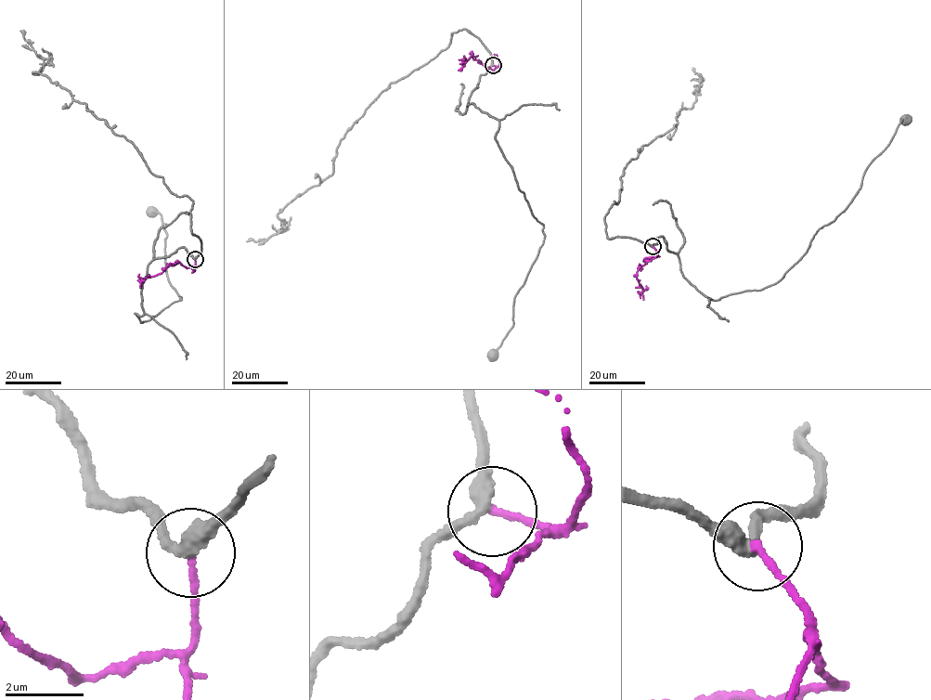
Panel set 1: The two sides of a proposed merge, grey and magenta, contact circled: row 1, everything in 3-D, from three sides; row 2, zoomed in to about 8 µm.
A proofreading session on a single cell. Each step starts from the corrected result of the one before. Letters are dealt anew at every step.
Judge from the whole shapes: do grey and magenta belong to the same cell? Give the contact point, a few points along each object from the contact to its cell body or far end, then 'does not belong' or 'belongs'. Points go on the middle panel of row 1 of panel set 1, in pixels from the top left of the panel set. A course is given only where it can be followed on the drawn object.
at (493, 65); grey runs (492, 65), (468, 105), (499, 122), (495, 139), (545, 238), (514, 297), (513, 325), (491, 354); magenta runs (493, 65), (497, 67), (493, 70), (481, 63), (472, 53), (463, 63), (466, 62); does not belong

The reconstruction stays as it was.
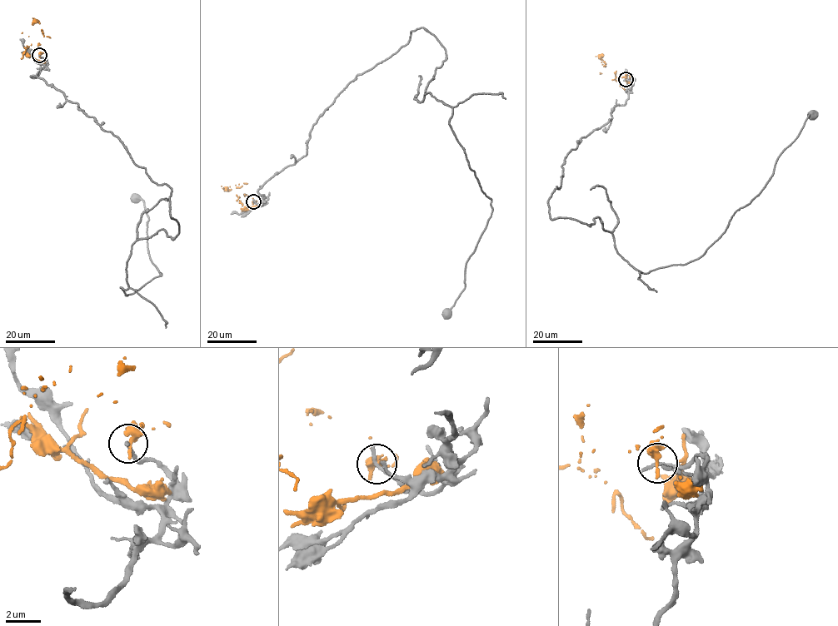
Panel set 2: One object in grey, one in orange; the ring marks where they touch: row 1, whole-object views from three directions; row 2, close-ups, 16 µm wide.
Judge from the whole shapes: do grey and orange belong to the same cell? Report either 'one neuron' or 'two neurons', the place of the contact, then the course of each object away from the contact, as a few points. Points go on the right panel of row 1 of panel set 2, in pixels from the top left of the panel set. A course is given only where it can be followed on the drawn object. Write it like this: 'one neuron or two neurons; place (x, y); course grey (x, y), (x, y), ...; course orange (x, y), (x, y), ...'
two neurons; place (626, 79); course grey (626, 79), (626, 103), (567, 154), (548, 201), (552, 219), (601, 219), (646, 274), (703, 255), (811, 113); course orange (626, 79), (630, 82), (622, 86), (615, 80), (614, 72), (606, 66), (603, 56), (596, 56)

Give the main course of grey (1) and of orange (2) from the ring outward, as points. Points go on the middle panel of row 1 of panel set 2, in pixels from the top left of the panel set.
1: (254, 202), (306, 155), (341, 91), (426, 29), (446, 59), (425, 94), (453, 109), (492, 211), (446, 313)
2: (254, 202), (259, 204), (248, 207), (239, 201), (238, 197), (244, 194), (241, 186), (231, 190), (221, 186)

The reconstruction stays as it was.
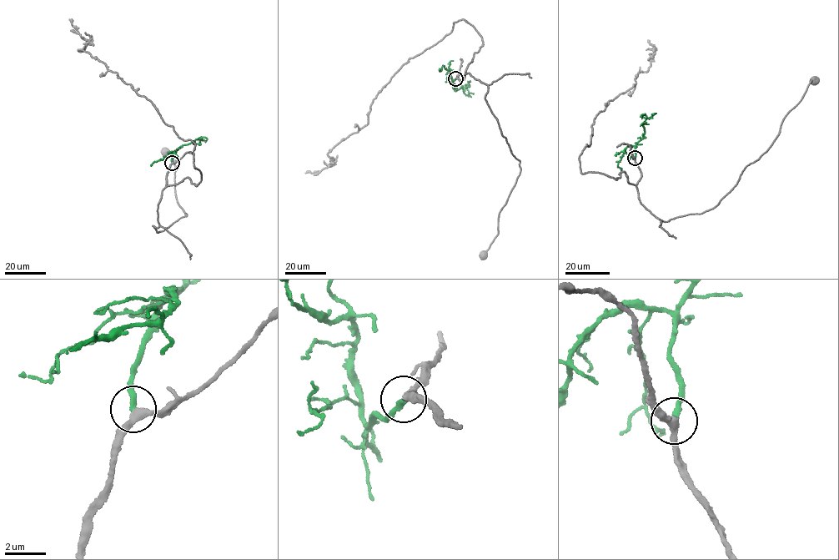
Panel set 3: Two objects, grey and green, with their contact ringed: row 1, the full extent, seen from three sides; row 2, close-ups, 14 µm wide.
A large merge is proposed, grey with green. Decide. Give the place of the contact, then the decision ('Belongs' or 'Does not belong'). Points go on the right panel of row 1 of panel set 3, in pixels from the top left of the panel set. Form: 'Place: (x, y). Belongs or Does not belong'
Place: (635, 158). Belongs

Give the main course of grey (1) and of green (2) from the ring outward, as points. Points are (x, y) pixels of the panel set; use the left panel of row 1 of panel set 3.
1: (172, 163), (158, 206), (159, 226), (153, 225), (157, 233), (186, 216), (176, 199), (171, 153), (165, 150)
2: (172, 163), (173, 153), (177, 148), (202, 138), (199, 142)

